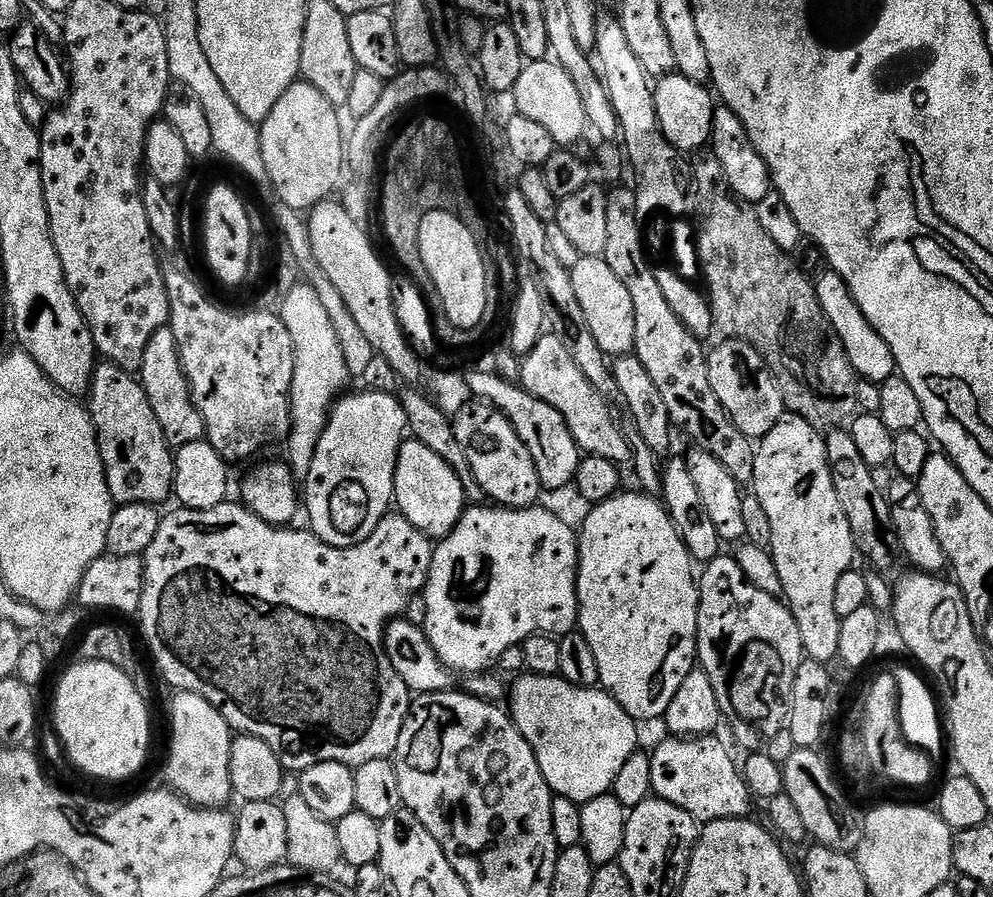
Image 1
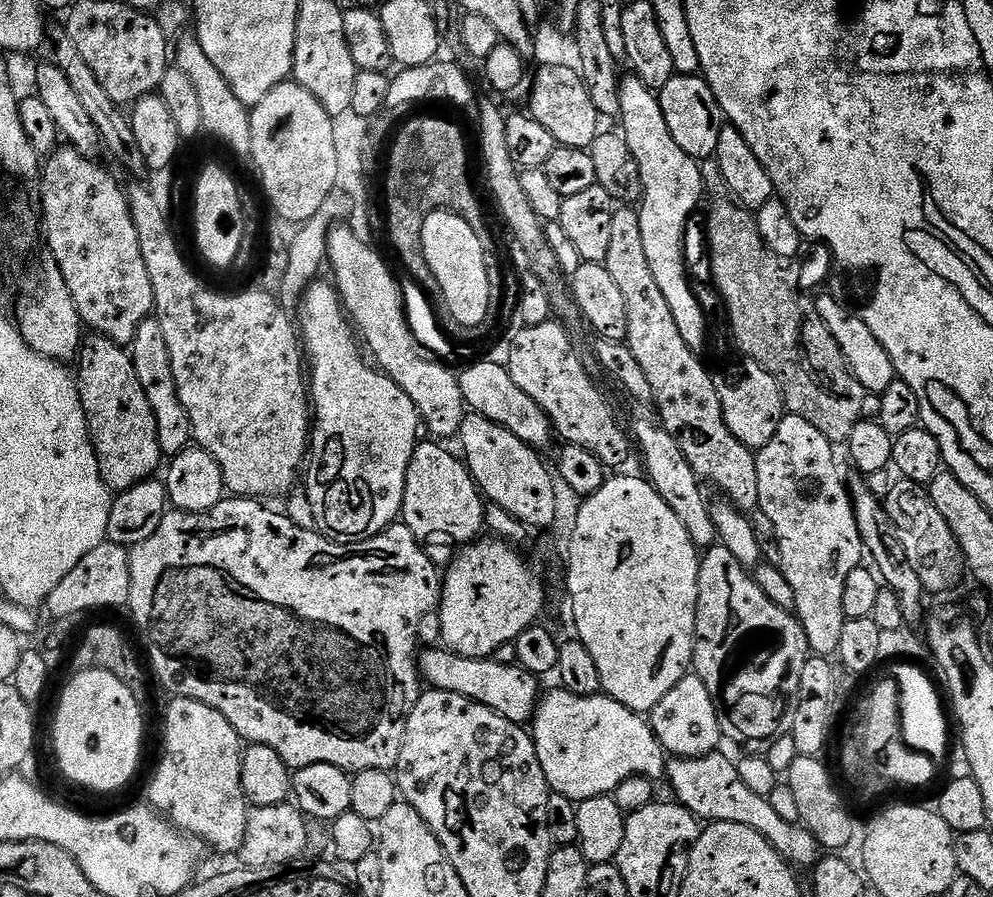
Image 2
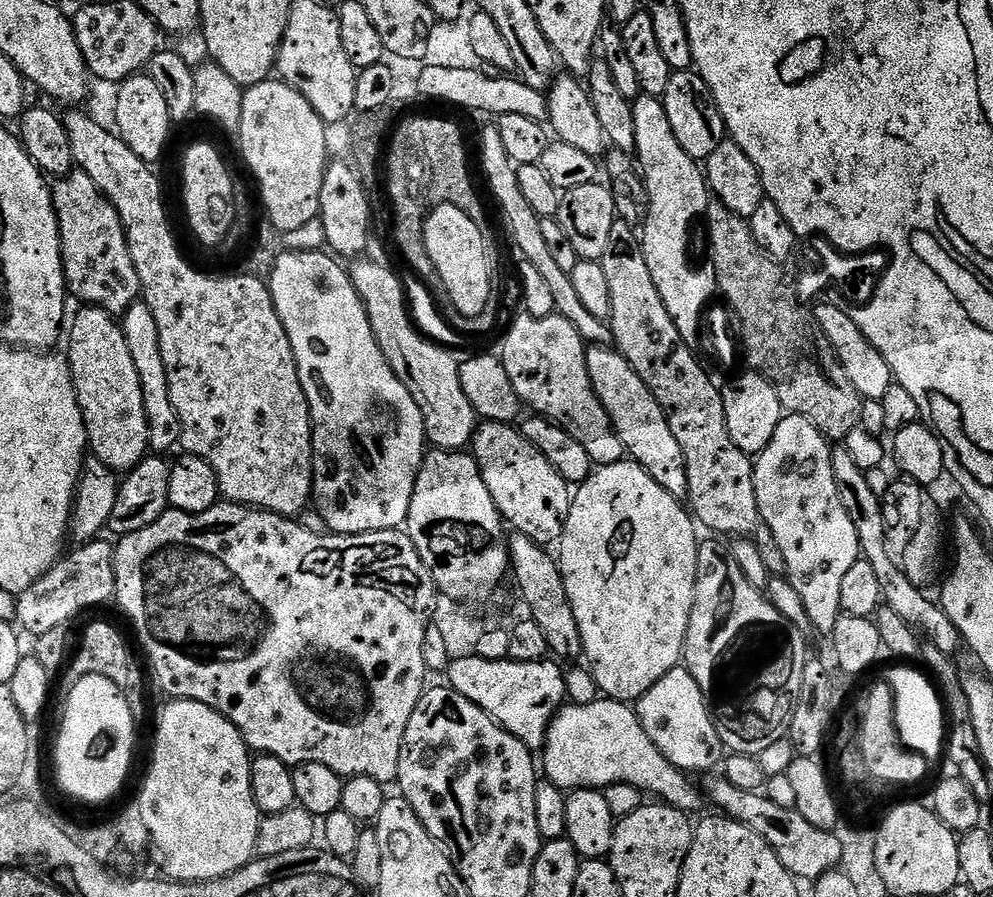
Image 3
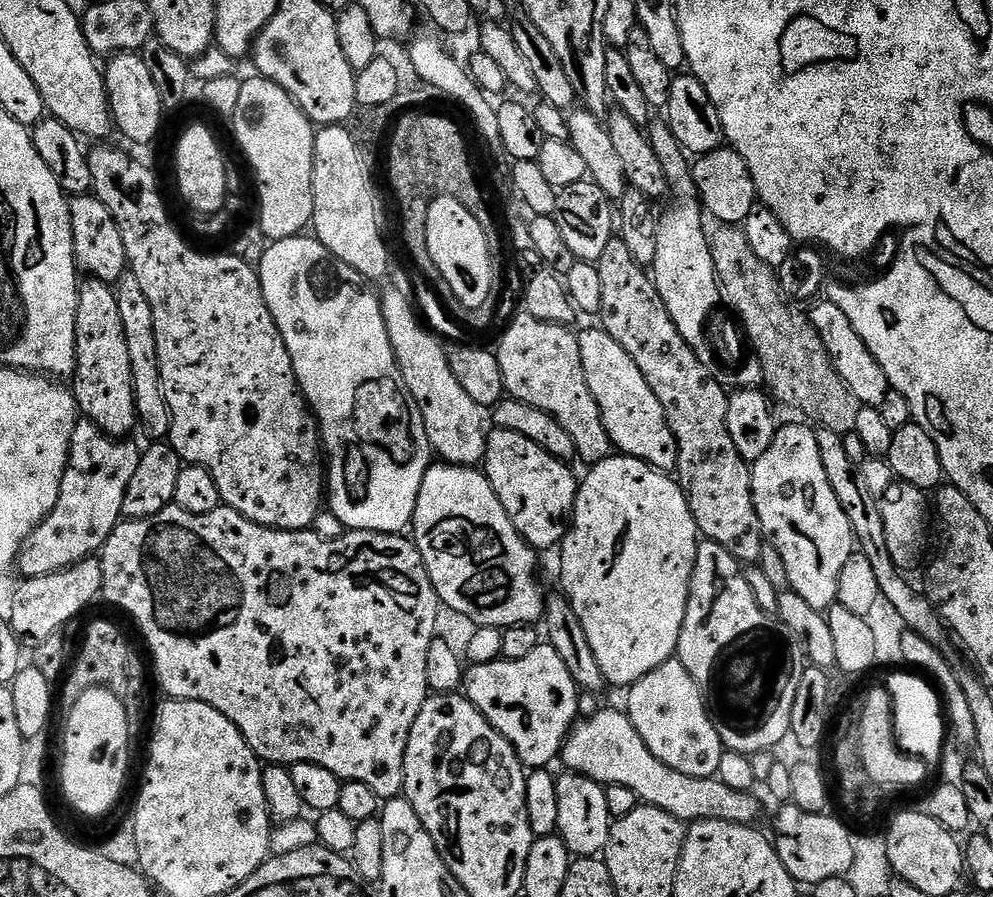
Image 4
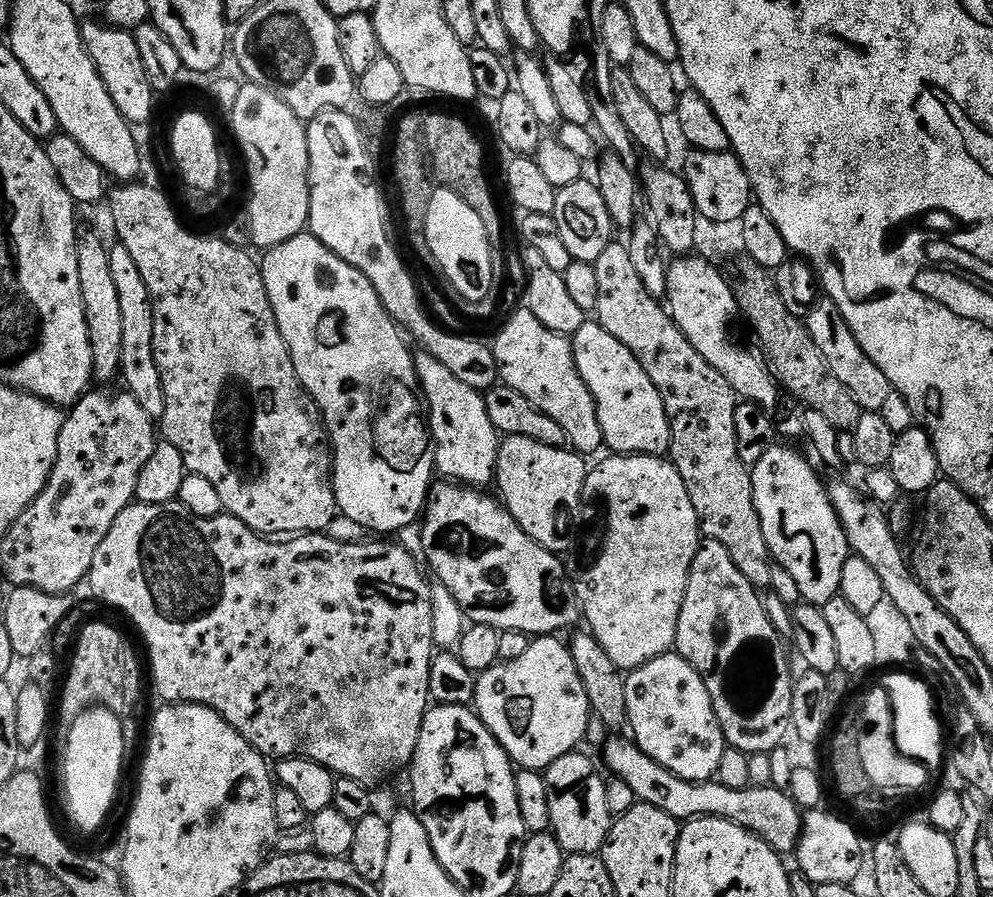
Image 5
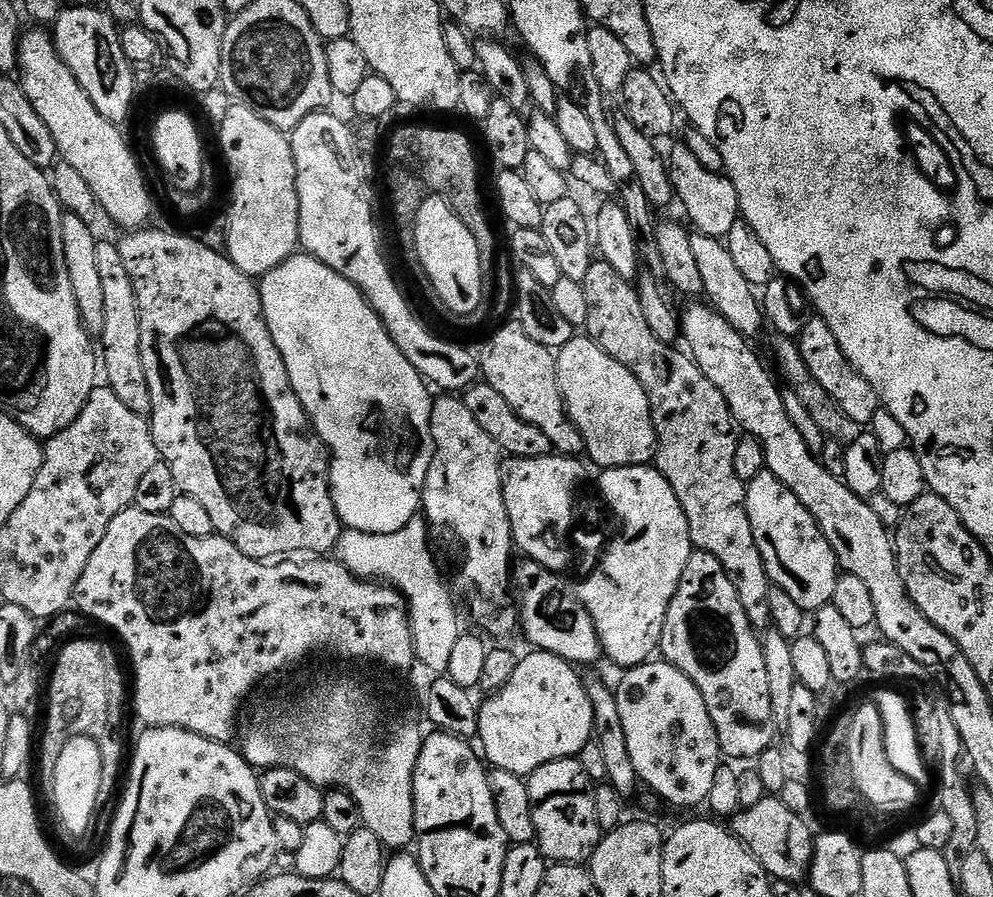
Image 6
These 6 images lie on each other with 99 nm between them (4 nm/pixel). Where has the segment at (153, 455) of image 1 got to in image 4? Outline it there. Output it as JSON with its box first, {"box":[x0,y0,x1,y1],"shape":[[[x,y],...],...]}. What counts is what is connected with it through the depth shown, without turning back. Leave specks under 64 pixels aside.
{"box":[72,277,136,438],"shape":[[[87,277],[80,284],[80,308],[76,330],[76,371],[72,393],[79,411],[95,422],[108,436],[124,438],[136,428],[136,395],[133,388],[133,367],[119,317],[116,293],[111,285]]]}

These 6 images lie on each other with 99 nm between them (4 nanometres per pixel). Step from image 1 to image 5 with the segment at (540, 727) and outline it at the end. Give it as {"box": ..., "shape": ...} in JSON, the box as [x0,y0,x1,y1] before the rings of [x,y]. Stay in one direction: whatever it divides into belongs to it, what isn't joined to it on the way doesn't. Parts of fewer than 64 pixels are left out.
{"box":[604,739,804,854],"shape":[[[631,739],[612,740],[604,748],[604,760],[611,775],[626,782],[634,790],[637,801],[653,804],[658,810],[670,814],[677,822],[699,820],[701,816],[717,816],[734,822],[748,832],[765,840],[773,850],[792,854],[800,840],[804,817],[802,810],[793,802],[787,791],[774,788],[731,788],[719,782],[683,780],[654,762]]]}

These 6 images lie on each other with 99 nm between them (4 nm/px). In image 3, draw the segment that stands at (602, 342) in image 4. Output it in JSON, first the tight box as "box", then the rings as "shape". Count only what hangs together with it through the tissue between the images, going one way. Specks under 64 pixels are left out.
{"box":[586,346,688,501],"shape":[[[592,346],[587,353],[586,366],[590,370],[592,389],[610,414],[614,430],[624,443],[625,453],[642,465],[662,490],[669,492],[675,500],[687,501],[688,479],[682,446],[678,446],[678,438],[674,438],[674,430],[670,430],[670,422],[666,422],[666,414],[662,406],[658,406],[654,394],[650,394],[646,382],[638,378],[634,366],[630,366],[627,358],[615,347]]]}

